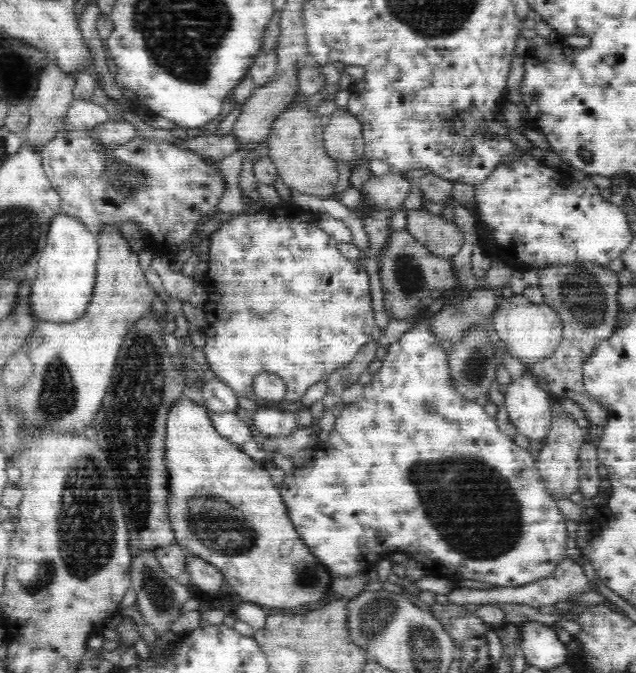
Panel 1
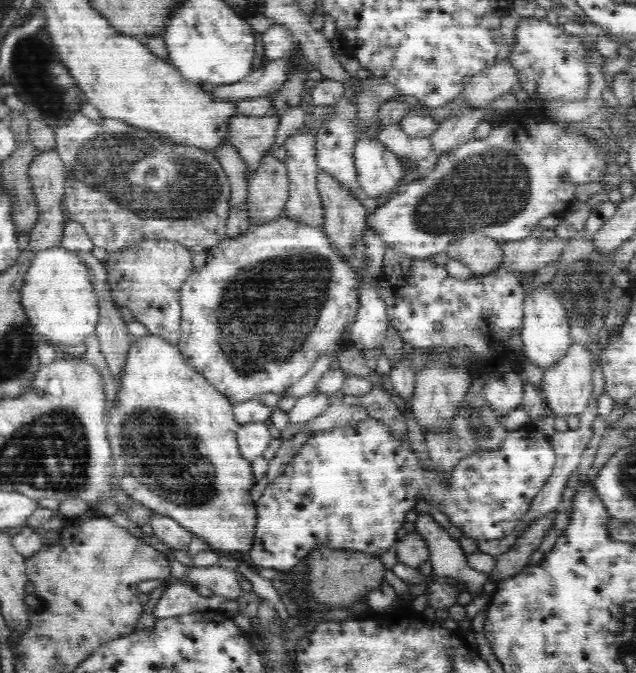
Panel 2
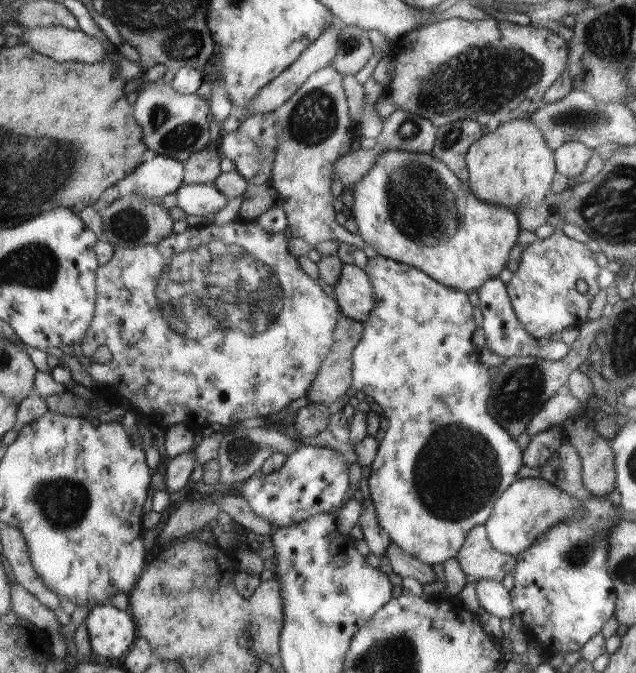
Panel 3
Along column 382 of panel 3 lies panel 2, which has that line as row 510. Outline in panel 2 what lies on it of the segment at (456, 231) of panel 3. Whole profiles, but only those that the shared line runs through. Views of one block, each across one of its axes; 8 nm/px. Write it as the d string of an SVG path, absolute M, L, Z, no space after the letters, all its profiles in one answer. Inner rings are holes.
M156 335L156 336L144 336L144 338L140 338L140 340L136 340L136 342L134 342L134 344L131 344L131 342L130 342L130 346L129 346L129 348L127 348L127 354L126 354L126 359L125 359L125 362L124 362L124 364L123 364L123 367L122 367L122 368L121 368L121 371L120 371L120 373L122 373L122 388L119 388L119 384L118 384L118 389L120 389L120 394L118 394L118 400L116 400L116 404L114 404L114 408L112 408L112 412L110 412L110 416L108 416L108 418L110 418L110 420L108 420L108 440L110 440L110 446L112 446L112 462L114 462L114 472L116 472L116 474L115 474L115 476L116 476L116 478L118 478L118 480L119 480L119 482L120 482L120 484L119 484L119 485L120 485L120 486L122 486L122 490L125 490L125 492L126 492L126 493L127 493L127 494L128 494L128 495L129 495L129 496L130 496L130 497L132 497L132 498L134 498L134 500L137 500L137 502L140 502L140 503L142 503L142 504L143 504L143 505L144 505L144 506L145 506L145 507L147 507L147 509L150 509L150 510L152 510L152 511L154 511L154 512L158 512L158 515L169 515L169 516L170 516L170 518L172 518L172 519L174 519L174 521L175 521L175 522L178 522L178 523L180 523L180 524L181 524L181 526L182 526L182 527L185 527L185 528L186 528L186 530L188 530L188 531L190 531L190 533L192 533L192 534L195 534L195 535L196 535L196 536L197 536L197 537L198 537L198 538L200 538L200 539L202 539L202 540L203 540L203 541L204 541L204 542L205 542L205 543L206 543L206 544L208 544L208 546L209 546L209 547L210 547L210 550L212 550L212 551L214 551L214 552L216 552L216 553L221 553L221 554L226 554L226 553L229 553L229 554L231 554L231 553L243 553L243 552L247 552L247 551L248 551L248 552L250 552L250 550L251 550L251 546L252 546L252 543L254 543L254 540L253 540L253 539L254 539L254 538L255 538L255 524L256 524L256 518L257 518L257 509L256 509L256 507L255 507L255 503L253 503L253 501L252 501L252 498L251 498L251 497L250 497L250 490L252 490L252 486L254 486L254 485L255 485L255 484L257 484L257 483L256 483L256 482L255 482L255 480L254 480L254 473L252 473L252 465L251 465L251 461L247 461L247 460L246 460L246 459L245 459L245 458L244 458L244 457L243 457L243 456L242 456L242 453L241 453L241 452L240 452L240 449L239 449L239 444L238 444L238 443L237 443L237 432L238 432L238 429L239 429L239 428L240 428L240 426L241 426L241 425L242 425L242 424L241 424L241 423L239 423L239 422L238 422L238 421L237 421L237 420L236 420L236 419L235 419L235 416L234 416L234 415L233 415L233 413L232 413L232 412L231 412L231 410L232 410L232 406L233 406L233 403L232 403L232 402L230 402L230 401L229 401L229 400L228 400L228 399L227 399L227 398L226 398L226 397L225 397L225 396L224 396L224 395L223 395L223 394L220 394L220 393L219 393L219 392L218 392L218 390L216 390L216 388L214 388L214 386L212 386L212 385L211 385L211 384L210 384L210 383L209 383L209 382L208 382L208 381L207 381L207 380L206 380L206 377L205 377L205 375L203 375L203 374L202 374L202 373L200 373L200 372L198 372L198 371L197 371L197 370L196 370L196 369L195 369L195 368L194 368L194 367L191 367L191 366L188 366L188 364L186 364L186 360L185 360L185 358L184 358L184 355L183 355L183 354L182 354L182 353L181 353L181 352L180 352L180 349L179 349L179 347L178 347L178 346L177 346L177 345L174 345L174 344L173 344L173 343L170 343L170 342L169 342L169 341L168 341L168 339L164 339L164 338L162 338L162 337L161 337L161 336L160 336L160 335Z

